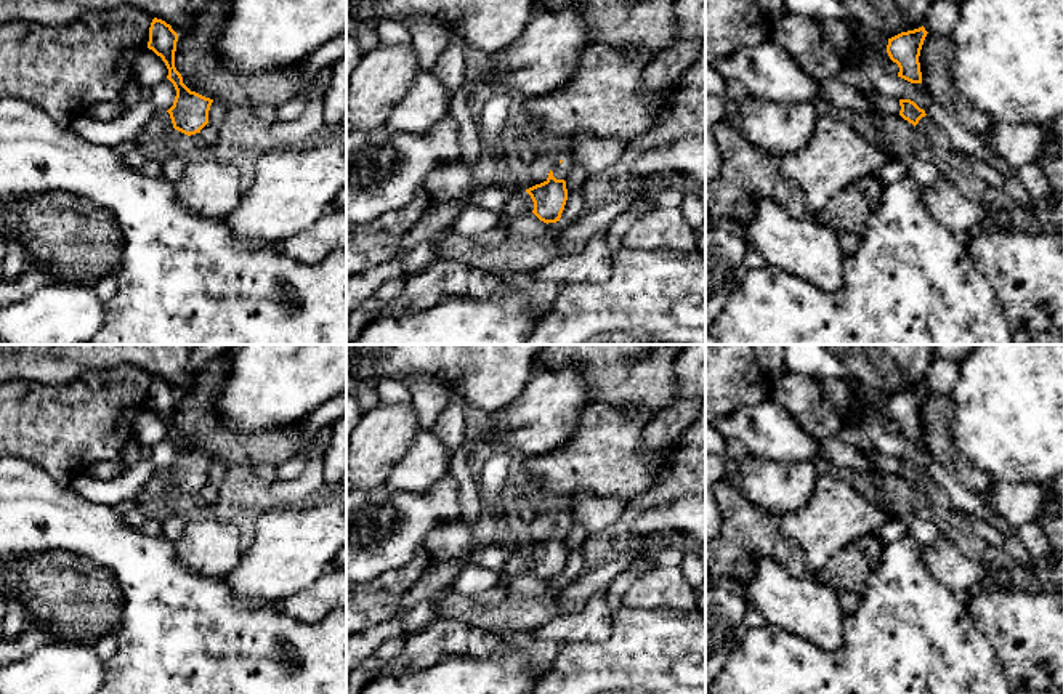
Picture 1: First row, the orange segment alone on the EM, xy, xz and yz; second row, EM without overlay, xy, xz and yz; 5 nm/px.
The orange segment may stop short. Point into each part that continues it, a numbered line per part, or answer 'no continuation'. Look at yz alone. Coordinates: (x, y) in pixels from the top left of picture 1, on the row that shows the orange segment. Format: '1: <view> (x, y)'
1: yz (933, 137)

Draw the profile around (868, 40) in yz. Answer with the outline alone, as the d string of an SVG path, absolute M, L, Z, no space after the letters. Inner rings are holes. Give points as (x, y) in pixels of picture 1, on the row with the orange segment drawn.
M861 26L859 34L853 43L853 51L858 63L861 63L869 53L874 53L887 74L898 75L899 67L890 59L887 45L888 38L885 35Z

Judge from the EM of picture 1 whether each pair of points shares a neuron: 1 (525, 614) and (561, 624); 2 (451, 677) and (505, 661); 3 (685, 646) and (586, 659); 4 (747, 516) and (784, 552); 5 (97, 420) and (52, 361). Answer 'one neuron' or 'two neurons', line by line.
1: two neurons
2: one neuron
3: one neuron
4: one neuron
5: two neurons

